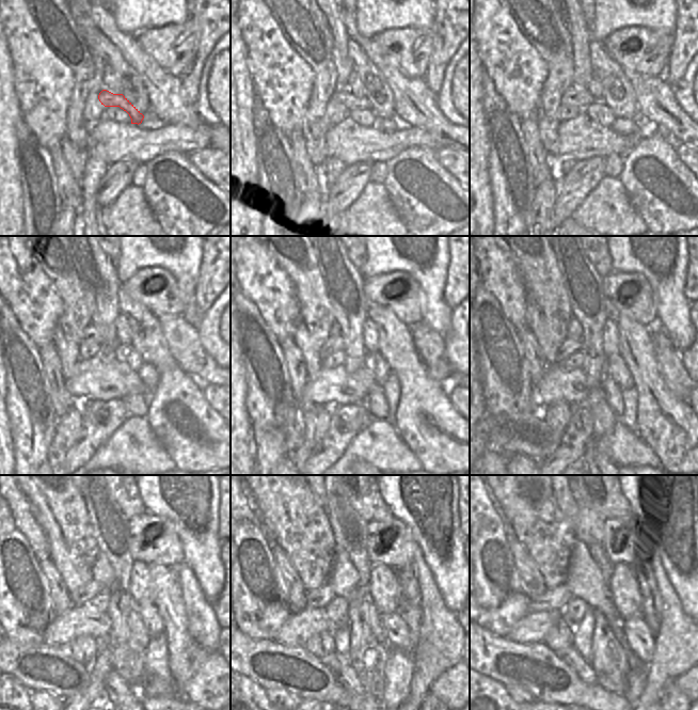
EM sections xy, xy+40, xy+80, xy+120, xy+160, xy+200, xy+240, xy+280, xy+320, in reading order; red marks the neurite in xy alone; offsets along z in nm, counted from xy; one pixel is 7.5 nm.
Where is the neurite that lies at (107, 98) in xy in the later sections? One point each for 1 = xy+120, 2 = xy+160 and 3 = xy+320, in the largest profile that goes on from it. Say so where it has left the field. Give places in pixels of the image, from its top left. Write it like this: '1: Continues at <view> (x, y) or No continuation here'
1: Continues at xy+120 (92, 333)
2: Continues at xy+160 (334, 344)
3: Continues at xy+320 (557, 598).

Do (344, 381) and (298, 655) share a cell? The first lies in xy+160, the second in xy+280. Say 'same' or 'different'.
different

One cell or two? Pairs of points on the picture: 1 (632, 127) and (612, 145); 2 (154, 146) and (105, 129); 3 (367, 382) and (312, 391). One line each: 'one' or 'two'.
1: two
2: one
3: one

